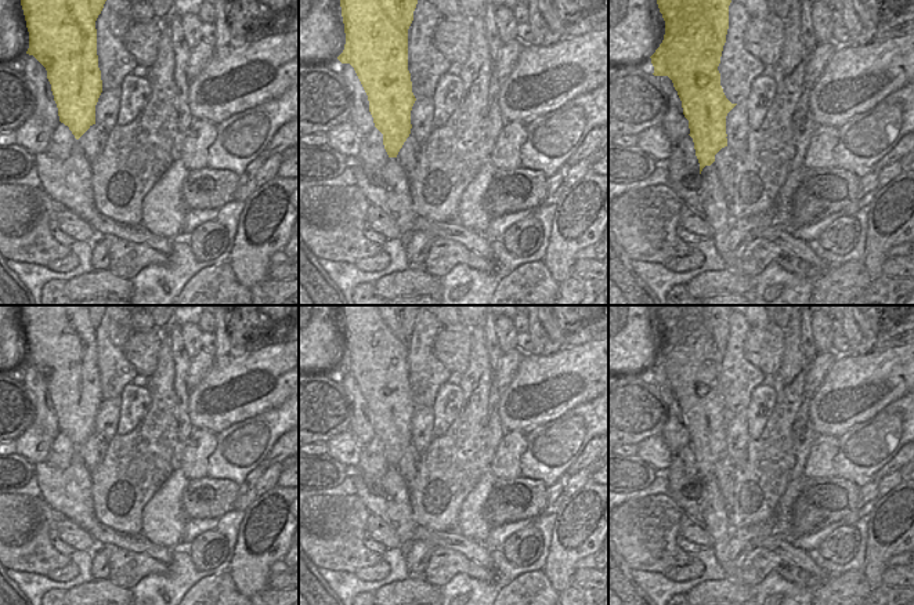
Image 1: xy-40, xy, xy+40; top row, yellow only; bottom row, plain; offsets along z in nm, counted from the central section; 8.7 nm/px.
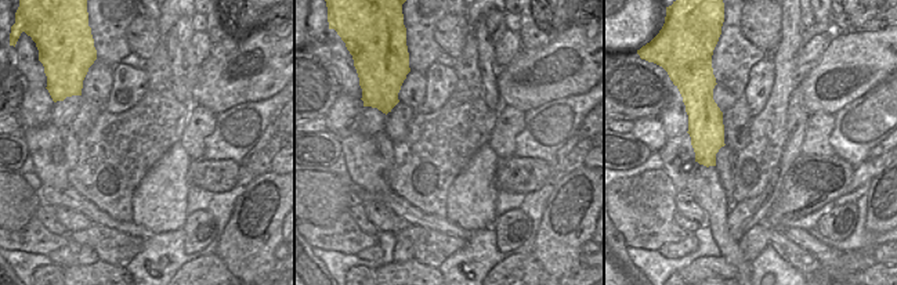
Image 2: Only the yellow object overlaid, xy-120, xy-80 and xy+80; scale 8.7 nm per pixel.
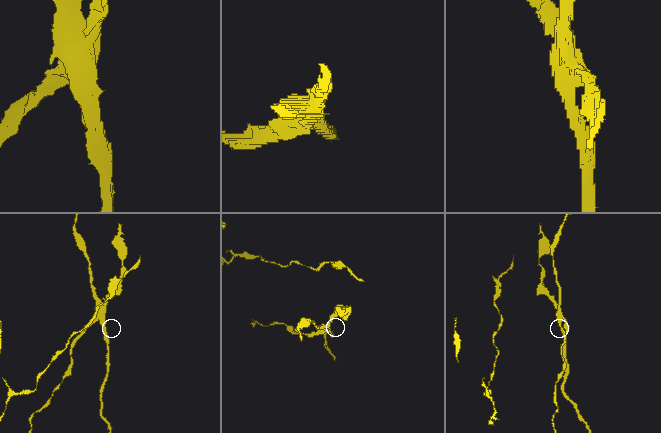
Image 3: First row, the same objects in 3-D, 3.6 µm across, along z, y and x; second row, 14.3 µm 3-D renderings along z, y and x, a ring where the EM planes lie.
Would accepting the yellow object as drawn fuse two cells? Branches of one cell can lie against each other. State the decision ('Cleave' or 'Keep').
Cleave.

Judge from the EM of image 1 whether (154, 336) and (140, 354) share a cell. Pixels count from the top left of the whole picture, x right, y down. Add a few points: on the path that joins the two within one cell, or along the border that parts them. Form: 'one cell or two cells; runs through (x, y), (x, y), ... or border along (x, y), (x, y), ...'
one cell; runs through (151, 340), (141, 350)

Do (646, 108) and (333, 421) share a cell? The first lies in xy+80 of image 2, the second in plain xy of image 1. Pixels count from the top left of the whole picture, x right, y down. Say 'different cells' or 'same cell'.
same cell

